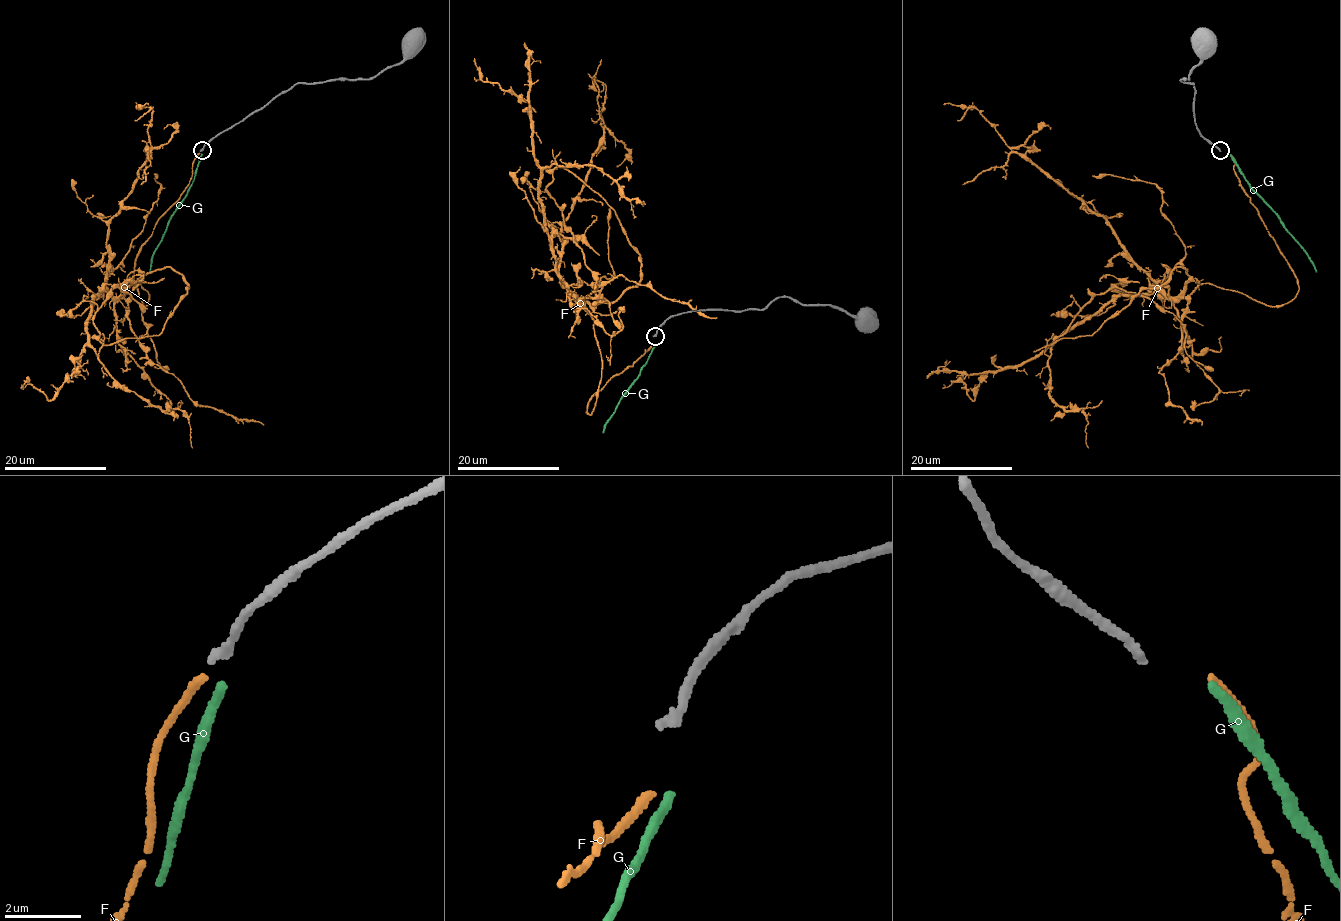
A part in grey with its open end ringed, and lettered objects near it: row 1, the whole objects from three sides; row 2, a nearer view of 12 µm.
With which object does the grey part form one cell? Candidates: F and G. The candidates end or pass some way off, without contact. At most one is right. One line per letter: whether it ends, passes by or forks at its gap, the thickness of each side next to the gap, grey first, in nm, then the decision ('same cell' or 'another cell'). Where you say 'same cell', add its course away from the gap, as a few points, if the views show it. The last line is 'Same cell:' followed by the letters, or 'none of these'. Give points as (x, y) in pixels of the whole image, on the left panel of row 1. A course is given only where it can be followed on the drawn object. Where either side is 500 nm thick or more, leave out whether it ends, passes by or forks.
F: it ends there; 240 nm thick on the grey side, 220 nm on the other; another cell
G: it ends there; 240 nm thick on the grey side, 240 nm on the other; another cell
Same cell: none of these

